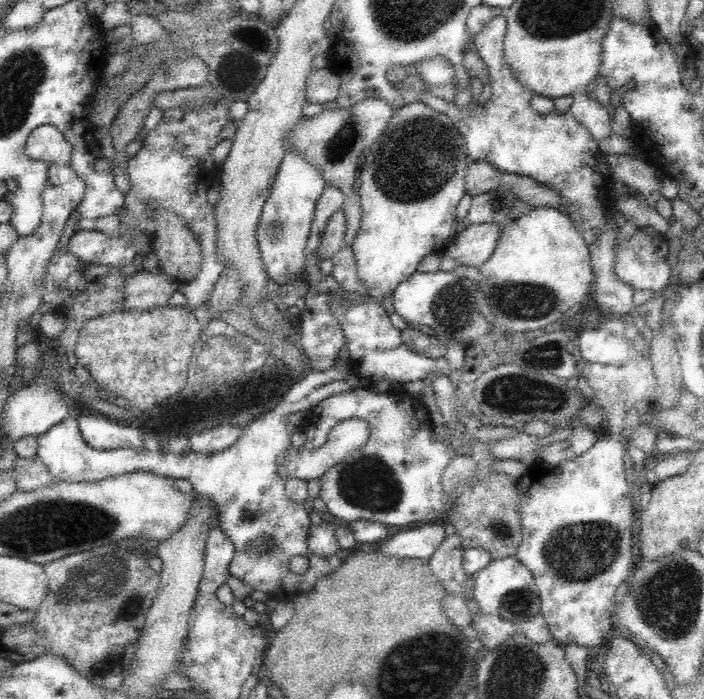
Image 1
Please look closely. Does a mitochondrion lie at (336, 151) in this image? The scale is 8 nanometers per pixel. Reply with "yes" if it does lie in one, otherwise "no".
yes

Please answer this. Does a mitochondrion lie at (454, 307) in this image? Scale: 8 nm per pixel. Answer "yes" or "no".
yes

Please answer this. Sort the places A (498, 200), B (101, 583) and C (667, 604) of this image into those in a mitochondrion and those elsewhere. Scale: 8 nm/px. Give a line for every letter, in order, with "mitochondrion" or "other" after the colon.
A: other
B: mitochondrion
C: mitochondrion

